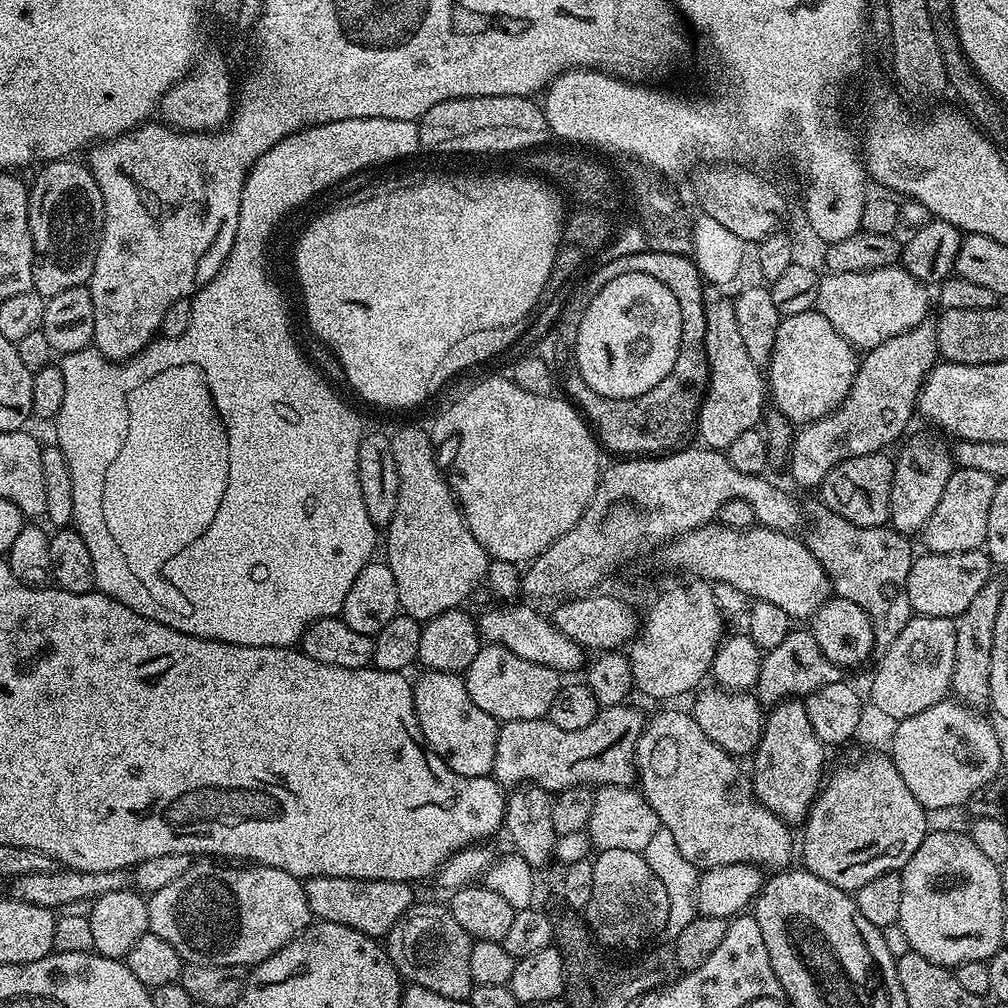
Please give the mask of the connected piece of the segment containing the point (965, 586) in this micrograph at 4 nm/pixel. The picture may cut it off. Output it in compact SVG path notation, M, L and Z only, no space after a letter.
M987 551L959 552L958 554L942 554L928 552L924 556L917 555L910 566L909 577L906 578L906 594L909 604L917 616L933 616L934 618L955 618L970 606L970 601L982 586L993 575L994 565L988 558Z

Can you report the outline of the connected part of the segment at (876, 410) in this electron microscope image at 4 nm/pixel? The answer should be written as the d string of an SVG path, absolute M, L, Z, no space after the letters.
M932 322L914 326L867 349L856 365L852 388L840 407L821 420L803 425L795 433L790 449L793 482L800 488L819 489L834 466L862 454L884 452L887 444L894 443L900 435L903 437L904 427L912 420L912 412L914 416L917 411L924 381L937 363L936 326Z

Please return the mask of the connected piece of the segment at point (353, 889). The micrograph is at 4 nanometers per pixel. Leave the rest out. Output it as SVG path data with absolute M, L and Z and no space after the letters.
M309 876L303 881L303 886L306 902L317 921L350 926L373 938L387 937L388 931L406 915L414 903L413 885L403 880L355 880L354 878L334 878L333 876Z

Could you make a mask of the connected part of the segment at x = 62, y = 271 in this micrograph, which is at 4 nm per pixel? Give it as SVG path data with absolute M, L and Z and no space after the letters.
M65 158L51 161L39 169L36 181L31 181L28 193L28 217L30 218L30 234L34 246L34 262L32 263L32 287L41 296L47 298L62 294L62 290L79 288L87 285L92 279L96 251L100 238L104 235L104 199L102 190L98 190L98 182L94 182L92 171L87 163L76 158Z

